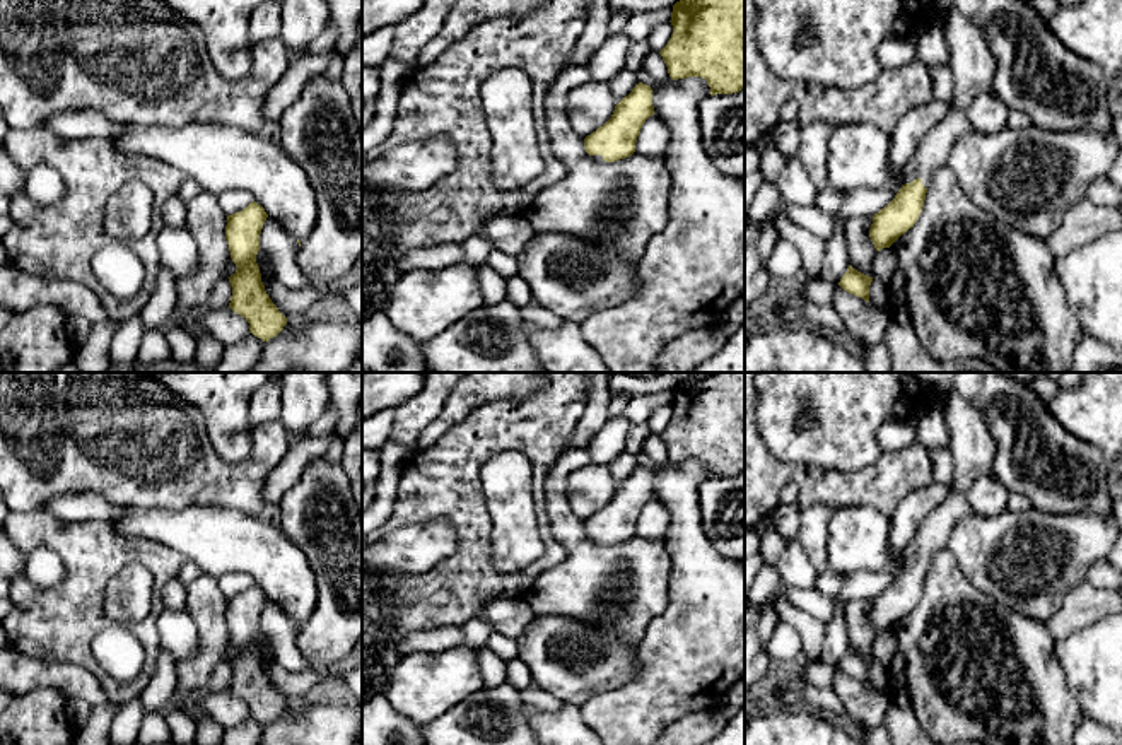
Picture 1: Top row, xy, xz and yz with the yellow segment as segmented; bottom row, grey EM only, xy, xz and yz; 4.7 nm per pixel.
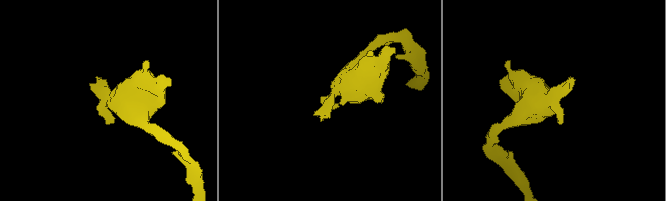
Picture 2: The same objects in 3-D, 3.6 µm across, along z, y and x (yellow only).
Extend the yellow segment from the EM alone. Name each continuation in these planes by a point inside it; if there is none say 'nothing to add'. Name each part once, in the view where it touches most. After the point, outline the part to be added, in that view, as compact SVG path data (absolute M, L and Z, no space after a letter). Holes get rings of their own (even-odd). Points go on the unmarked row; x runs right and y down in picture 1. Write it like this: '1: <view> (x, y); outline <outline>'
1: yz (969, 438); outline M950 391L944 400L948 448L953 456L953 482L950 496L920 525L909 545L903 567L920 560L929 569L936 552L948 548L953 526L973 514L967 492L982 475L992 473L992 437L982 408L960 393Z

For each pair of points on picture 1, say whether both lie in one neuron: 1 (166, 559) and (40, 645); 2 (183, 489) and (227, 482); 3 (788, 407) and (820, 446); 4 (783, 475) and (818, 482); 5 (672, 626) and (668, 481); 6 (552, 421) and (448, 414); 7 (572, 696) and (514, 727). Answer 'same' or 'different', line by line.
1: same
2: same
3: same
4: same
5: same
6: different
7: different

